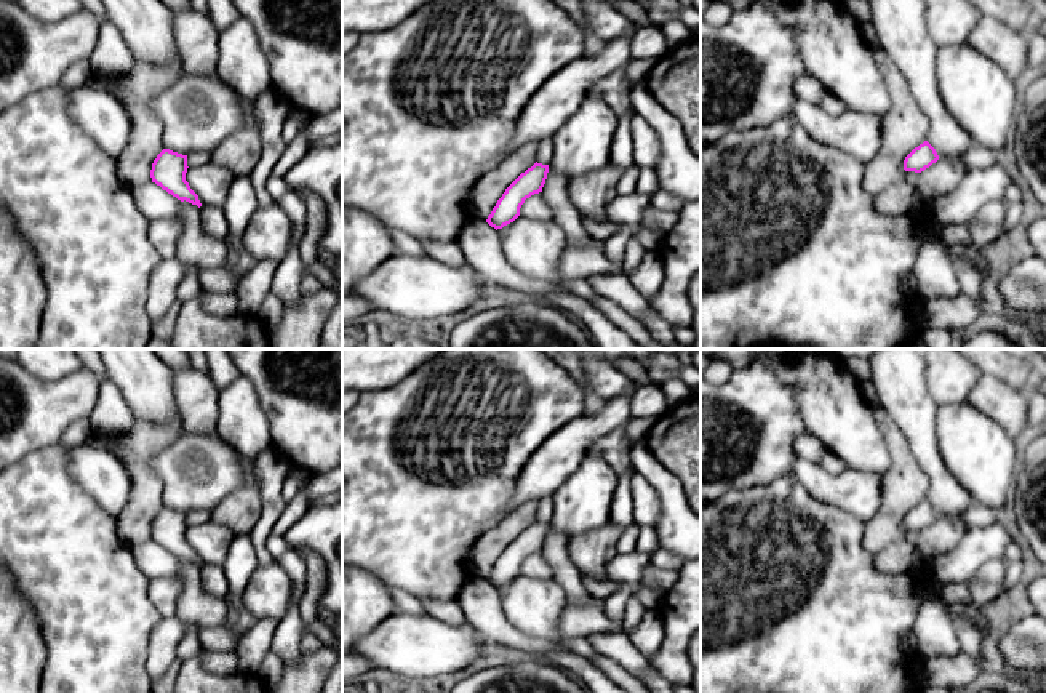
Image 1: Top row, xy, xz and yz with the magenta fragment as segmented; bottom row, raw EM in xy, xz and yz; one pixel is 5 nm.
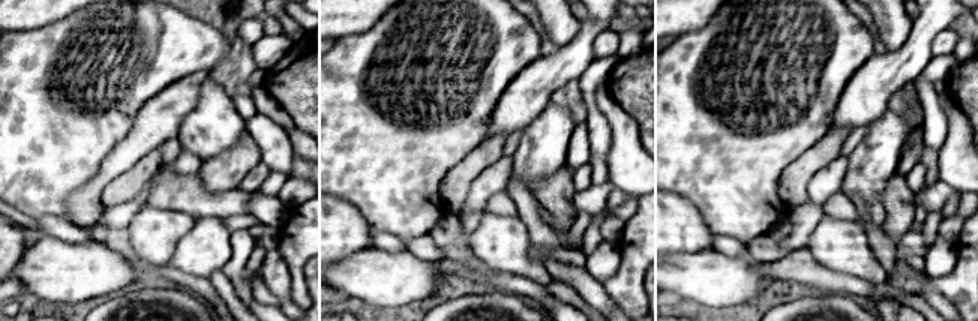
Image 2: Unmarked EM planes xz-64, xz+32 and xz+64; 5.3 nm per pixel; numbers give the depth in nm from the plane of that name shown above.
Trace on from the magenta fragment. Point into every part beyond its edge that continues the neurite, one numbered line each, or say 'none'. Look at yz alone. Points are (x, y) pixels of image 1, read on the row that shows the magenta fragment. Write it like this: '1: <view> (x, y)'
none

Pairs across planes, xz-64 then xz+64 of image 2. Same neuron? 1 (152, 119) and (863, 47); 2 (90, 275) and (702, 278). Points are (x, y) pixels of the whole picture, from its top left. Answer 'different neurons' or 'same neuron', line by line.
1: different neurons
2: same neuron

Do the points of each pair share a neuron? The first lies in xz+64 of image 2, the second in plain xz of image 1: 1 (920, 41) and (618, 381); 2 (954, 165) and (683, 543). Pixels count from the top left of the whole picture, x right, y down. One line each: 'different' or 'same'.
1: different
2: same

